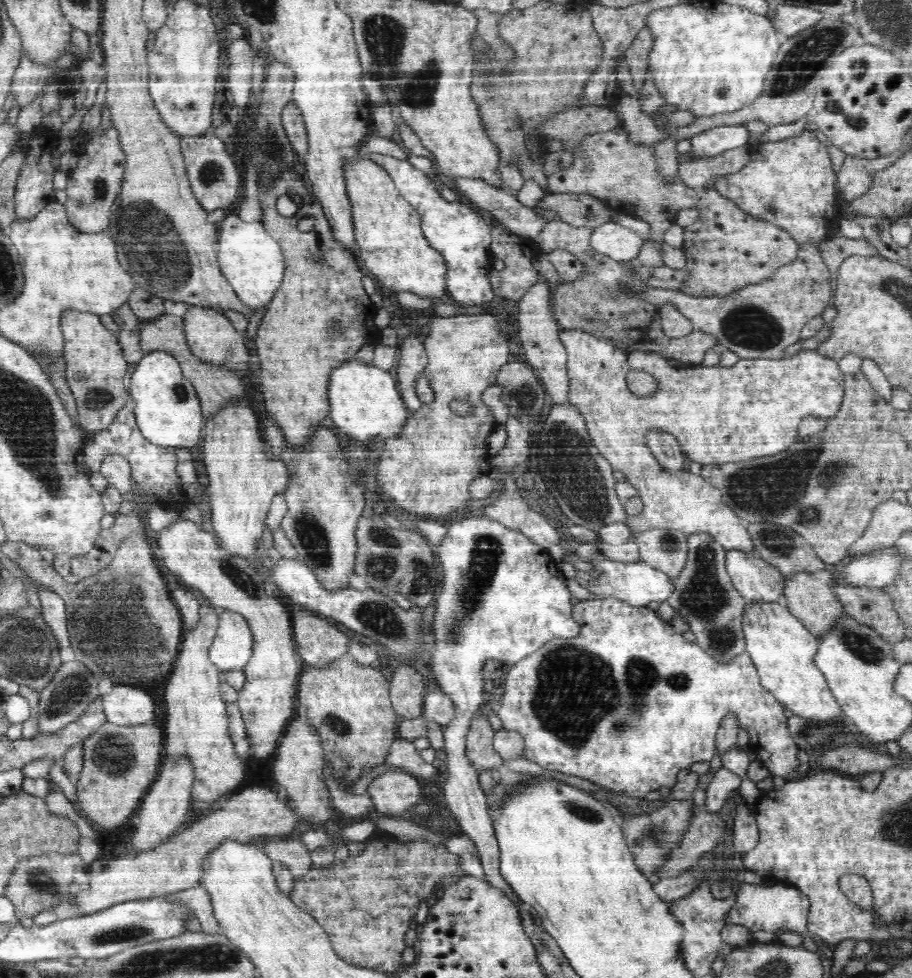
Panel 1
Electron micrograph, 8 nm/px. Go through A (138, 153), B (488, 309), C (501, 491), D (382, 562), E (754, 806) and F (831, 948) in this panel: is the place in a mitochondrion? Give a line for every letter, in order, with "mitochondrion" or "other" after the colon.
A: other
B: other
C: other
D: mitochondrion
E: other
F: other

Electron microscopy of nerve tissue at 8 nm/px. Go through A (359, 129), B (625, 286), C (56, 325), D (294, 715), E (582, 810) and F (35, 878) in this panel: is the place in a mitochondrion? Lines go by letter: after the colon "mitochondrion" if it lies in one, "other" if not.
A: other
B: mitochondrion
C: other
D: other
E: mitochondrion
F: mitochondrion

